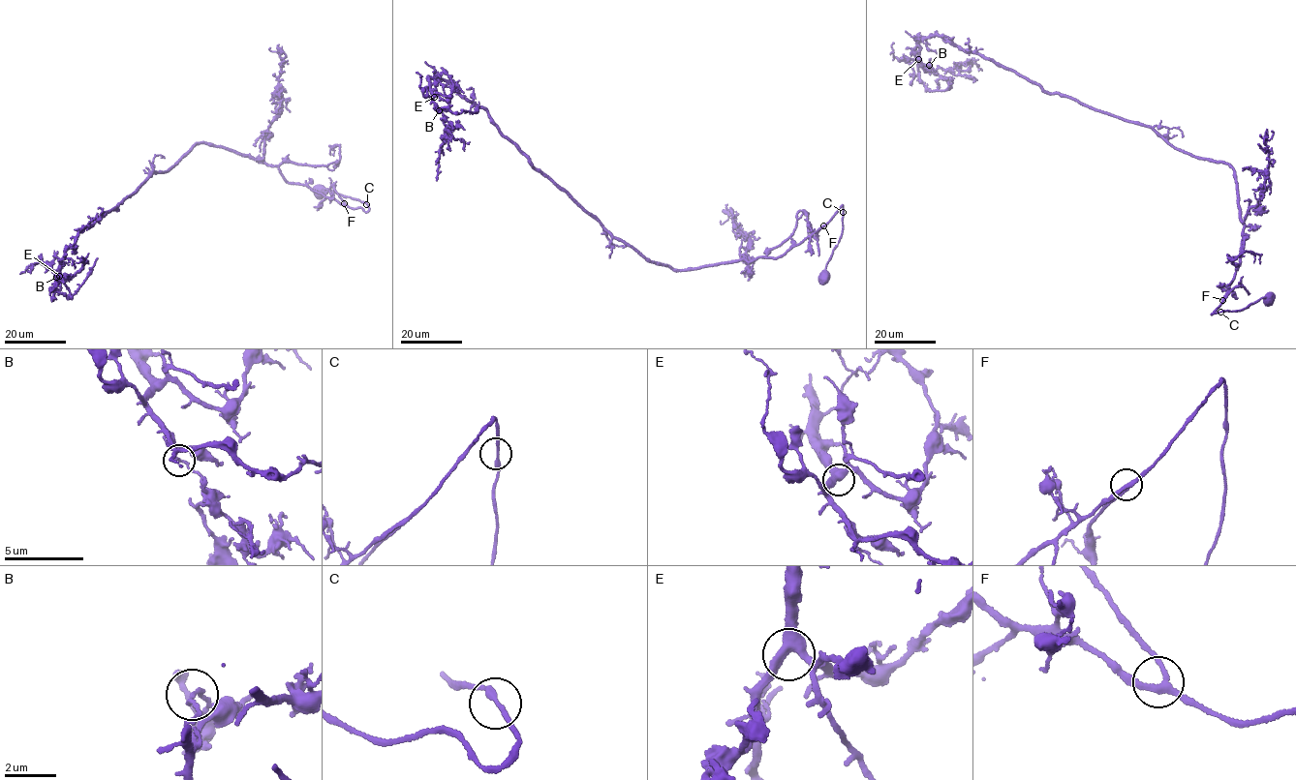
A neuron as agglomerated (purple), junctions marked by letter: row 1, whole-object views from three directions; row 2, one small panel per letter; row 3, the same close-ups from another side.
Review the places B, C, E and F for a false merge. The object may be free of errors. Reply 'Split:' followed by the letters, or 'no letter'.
Split: B

